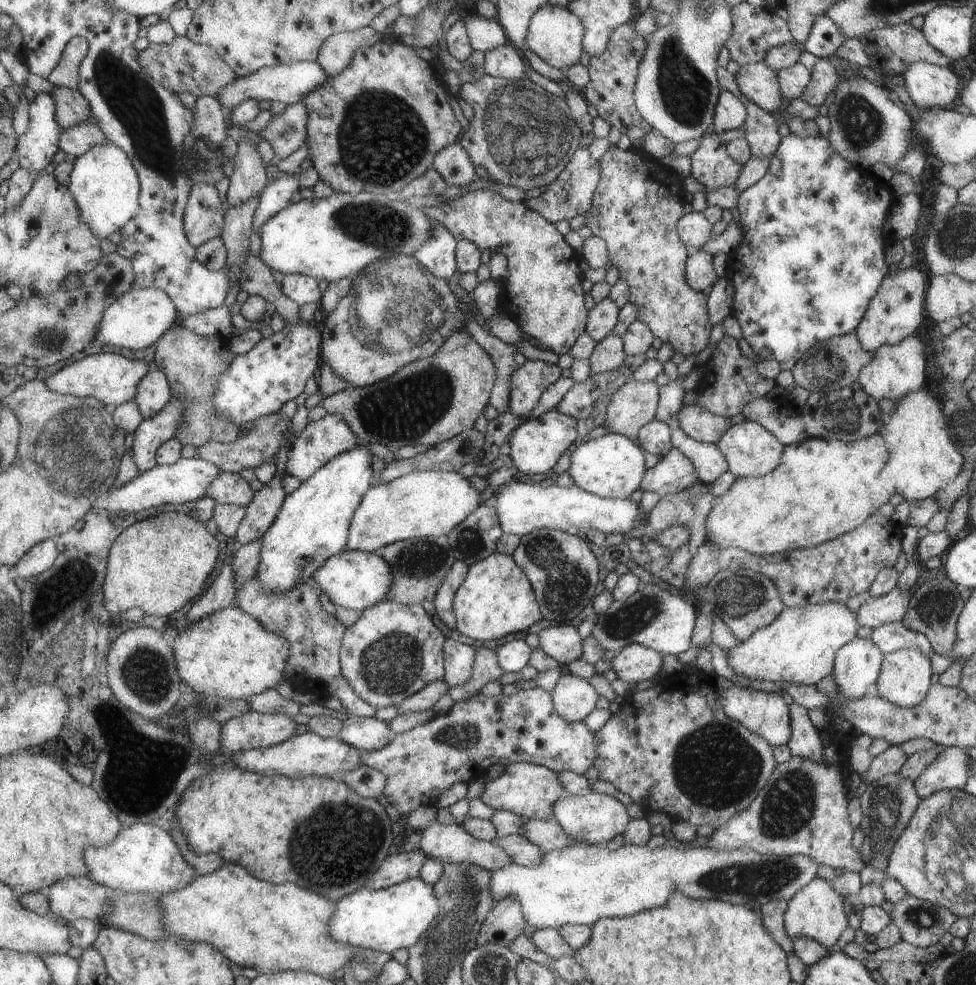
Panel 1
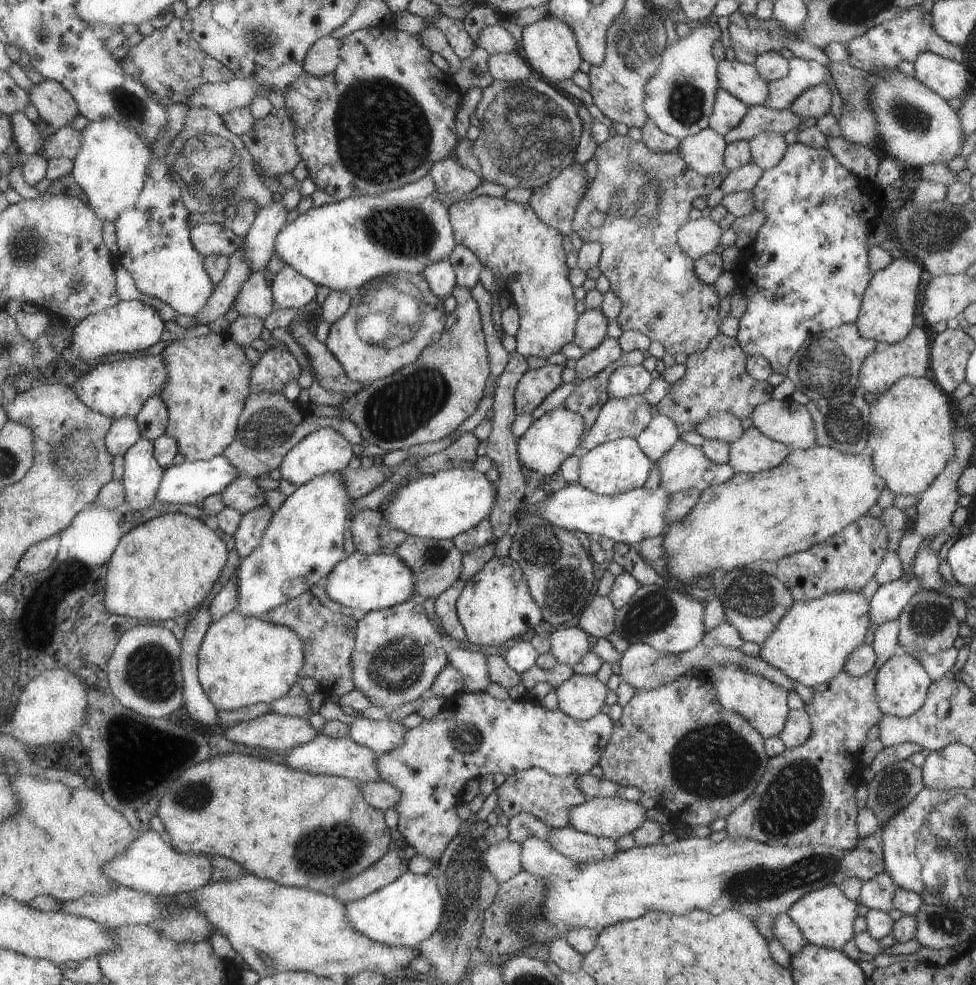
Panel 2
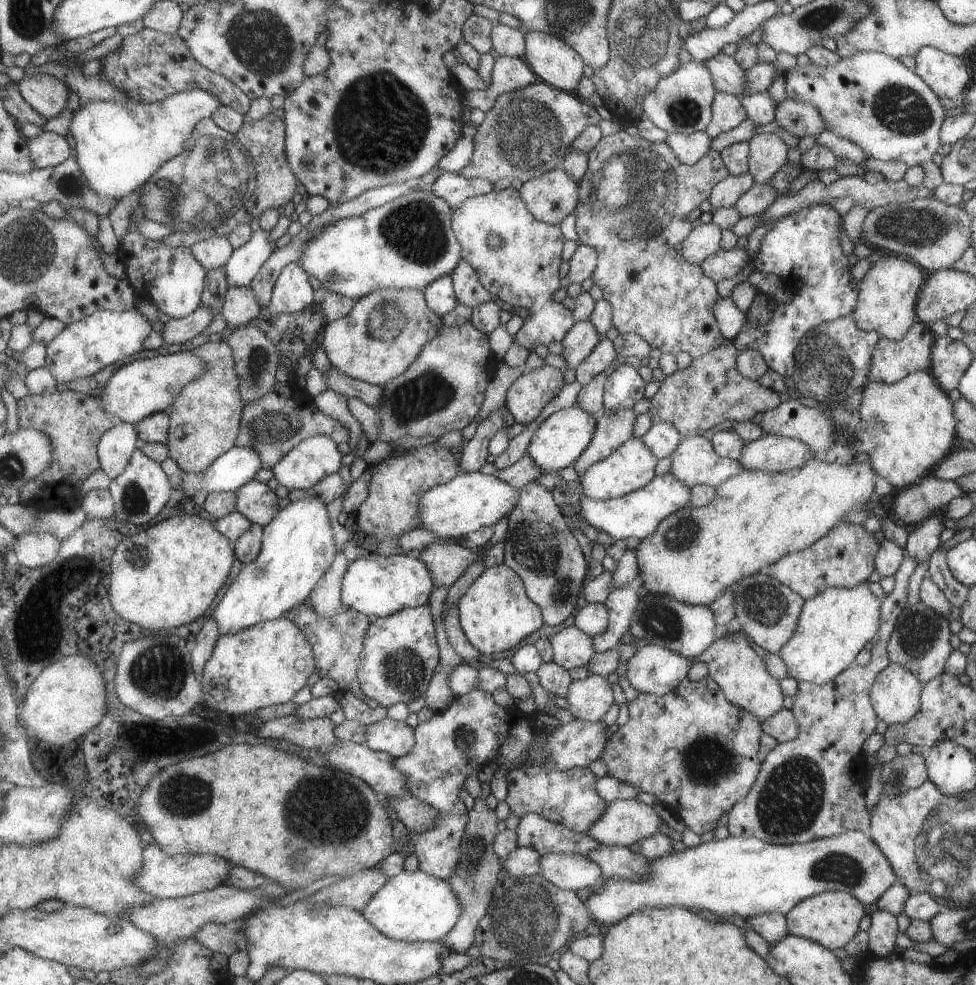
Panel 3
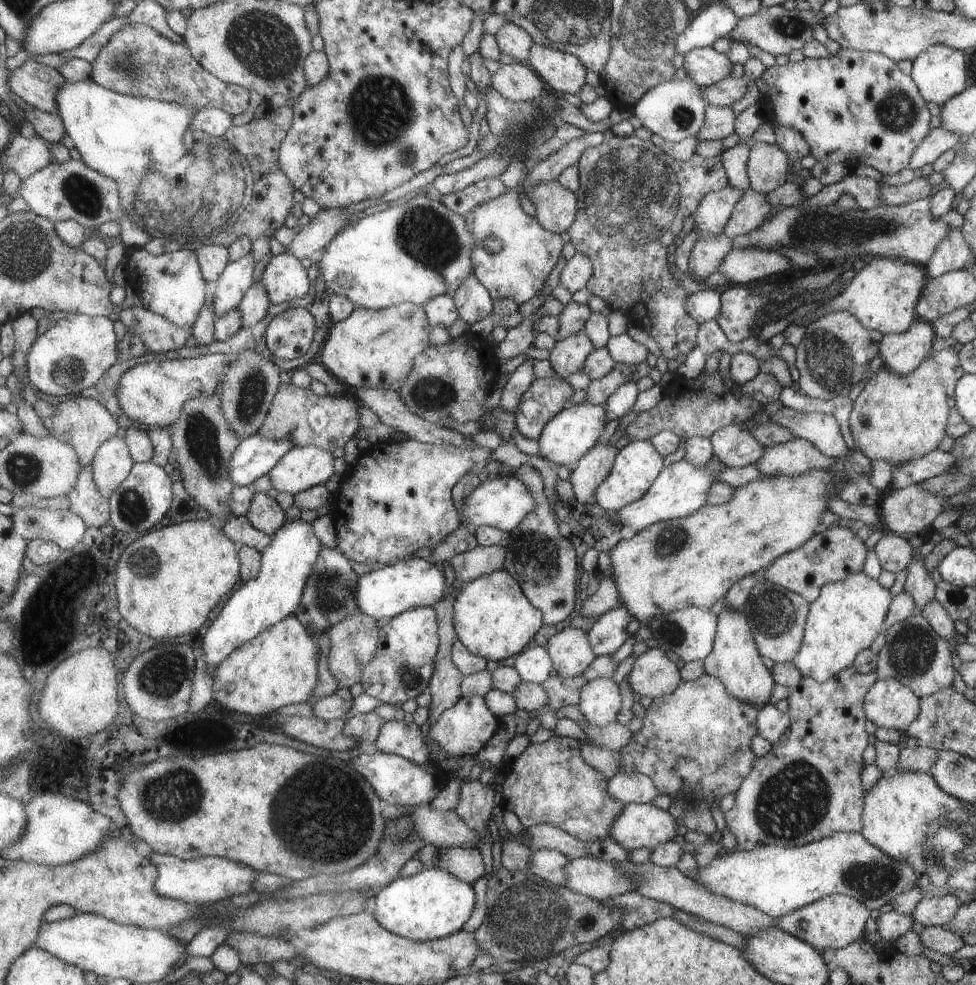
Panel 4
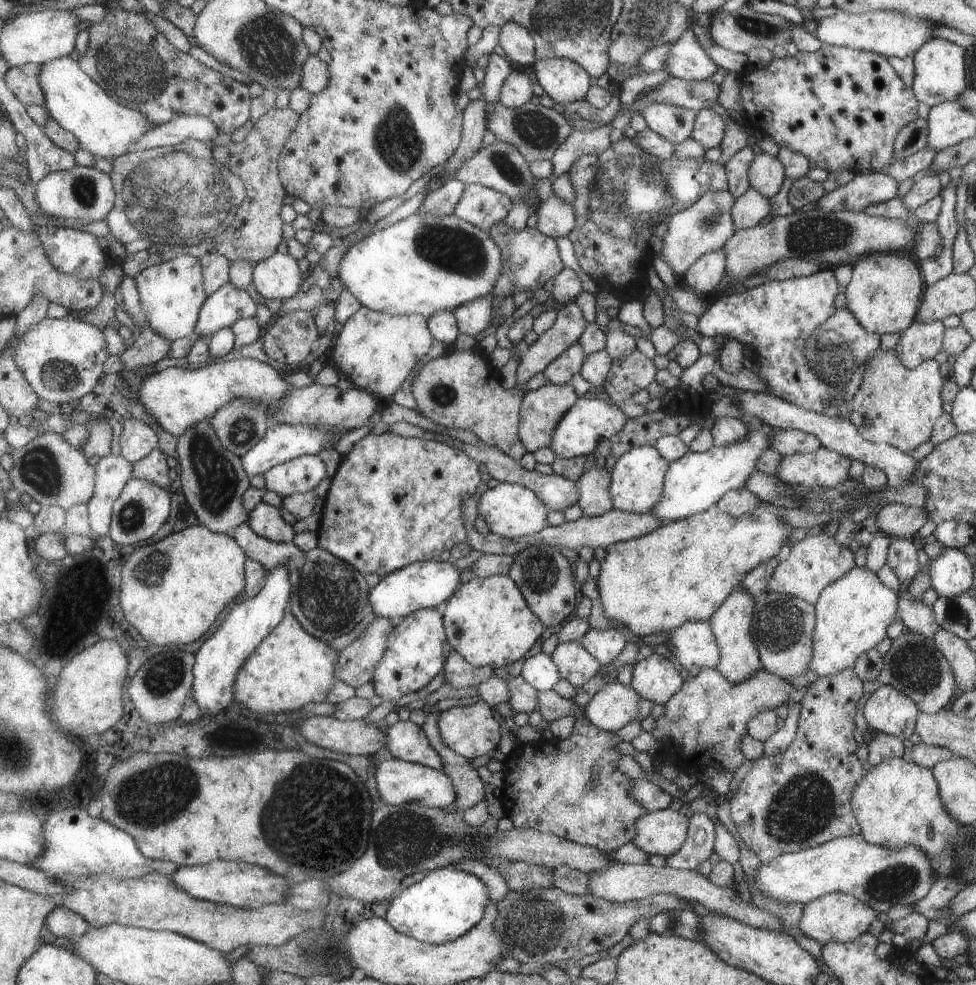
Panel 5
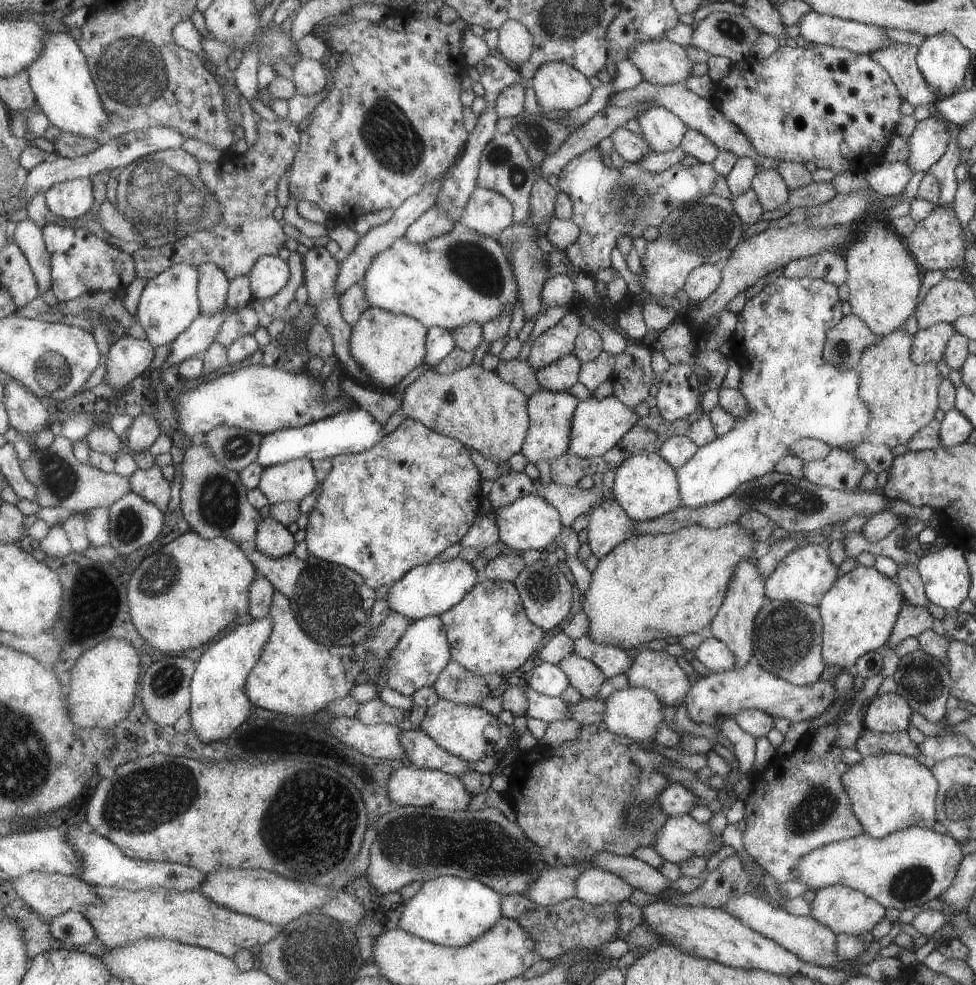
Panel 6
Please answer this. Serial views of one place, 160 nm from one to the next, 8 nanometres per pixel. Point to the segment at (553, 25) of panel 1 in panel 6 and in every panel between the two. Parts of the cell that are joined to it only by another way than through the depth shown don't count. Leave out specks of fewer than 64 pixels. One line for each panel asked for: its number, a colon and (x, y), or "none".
2: (550, 46)
3: (552, 59)
4: (562, 72)
5: (564, 81)
6: (557, 86)

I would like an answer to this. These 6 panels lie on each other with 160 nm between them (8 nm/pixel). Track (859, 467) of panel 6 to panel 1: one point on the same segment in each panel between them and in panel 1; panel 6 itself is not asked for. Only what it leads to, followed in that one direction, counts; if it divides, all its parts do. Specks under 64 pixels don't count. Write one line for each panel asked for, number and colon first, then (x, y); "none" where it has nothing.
1: (750, 451)
2: (752, 452)
3: (770, 453)
4: (792, 458)
5: (822, 468)

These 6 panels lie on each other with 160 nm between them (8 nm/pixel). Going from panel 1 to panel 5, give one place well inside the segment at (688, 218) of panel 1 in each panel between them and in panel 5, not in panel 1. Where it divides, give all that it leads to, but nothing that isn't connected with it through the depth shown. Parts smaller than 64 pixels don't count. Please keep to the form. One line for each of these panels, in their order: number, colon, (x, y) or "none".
2: (696, 238)
3: (704, 241)
4: (706, 254)
5: (703, 275)

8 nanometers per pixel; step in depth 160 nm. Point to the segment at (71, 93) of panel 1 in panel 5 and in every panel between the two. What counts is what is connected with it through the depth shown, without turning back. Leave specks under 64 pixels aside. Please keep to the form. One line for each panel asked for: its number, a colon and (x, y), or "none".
2: (54, 102)
3: (48, 95)
4: (38, 85)
5: (24, 81)

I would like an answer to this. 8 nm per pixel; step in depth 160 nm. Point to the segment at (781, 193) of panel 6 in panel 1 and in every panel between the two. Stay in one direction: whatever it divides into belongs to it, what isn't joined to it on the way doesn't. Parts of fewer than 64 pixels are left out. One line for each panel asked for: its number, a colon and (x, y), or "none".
1: (760, 129)
2: (766, 148)
3: (767, 153)
4: (767, 168)
5: (766, 173)

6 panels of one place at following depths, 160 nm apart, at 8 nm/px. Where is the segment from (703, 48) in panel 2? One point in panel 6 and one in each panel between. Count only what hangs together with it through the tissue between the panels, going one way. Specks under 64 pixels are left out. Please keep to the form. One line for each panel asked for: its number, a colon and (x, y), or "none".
3: (680, 103)
4: (673, 110)
5: (674, 124)
6: (662, 130)

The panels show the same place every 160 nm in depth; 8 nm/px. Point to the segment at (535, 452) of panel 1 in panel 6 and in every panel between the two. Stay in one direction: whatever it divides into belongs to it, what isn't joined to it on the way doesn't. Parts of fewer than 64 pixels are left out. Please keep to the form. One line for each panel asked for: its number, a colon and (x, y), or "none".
2: (556, 435)
3: (563, 436)
4: (567, 437)
5: (587, 423)
6: (598, 424)

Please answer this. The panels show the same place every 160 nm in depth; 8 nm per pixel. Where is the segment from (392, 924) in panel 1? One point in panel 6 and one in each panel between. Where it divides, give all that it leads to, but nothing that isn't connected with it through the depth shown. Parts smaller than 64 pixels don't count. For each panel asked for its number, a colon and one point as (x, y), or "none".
2: (404, 914)
3: (413, 906)
4: (433, 904)
5: (441, 908)
6: (451, 911)

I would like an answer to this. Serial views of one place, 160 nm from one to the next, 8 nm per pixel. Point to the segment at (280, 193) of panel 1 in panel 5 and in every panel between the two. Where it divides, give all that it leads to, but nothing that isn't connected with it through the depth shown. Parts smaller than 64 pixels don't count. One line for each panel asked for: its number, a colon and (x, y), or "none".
2: (259, 247)
3: (246, 262)
4: (237, 278)
5: (223, 308)

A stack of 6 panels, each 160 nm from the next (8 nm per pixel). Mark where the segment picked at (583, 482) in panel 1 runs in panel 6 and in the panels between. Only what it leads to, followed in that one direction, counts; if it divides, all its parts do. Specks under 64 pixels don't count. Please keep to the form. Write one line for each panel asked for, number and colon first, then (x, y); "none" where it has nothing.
2: (614, 467)
3: (631, 466)
4: (636, 466)
5: (636, 482)
6: (644, 486)

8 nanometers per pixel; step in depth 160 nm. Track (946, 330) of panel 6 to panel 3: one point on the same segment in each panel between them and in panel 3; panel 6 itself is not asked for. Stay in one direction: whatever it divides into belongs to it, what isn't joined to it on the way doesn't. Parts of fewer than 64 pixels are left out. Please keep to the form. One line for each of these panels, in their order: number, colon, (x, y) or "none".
3: (892, 360)
4: (902, 353)
5: (920, 341)

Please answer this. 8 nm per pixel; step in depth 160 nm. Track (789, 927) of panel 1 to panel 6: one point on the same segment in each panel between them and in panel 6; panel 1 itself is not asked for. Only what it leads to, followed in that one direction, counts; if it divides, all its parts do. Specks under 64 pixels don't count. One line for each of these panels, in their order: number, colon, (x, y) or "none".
2: (825, 918)
3: (831, 918)
4: (832, 922)
5: (837, 916)
6: (844, 910)

